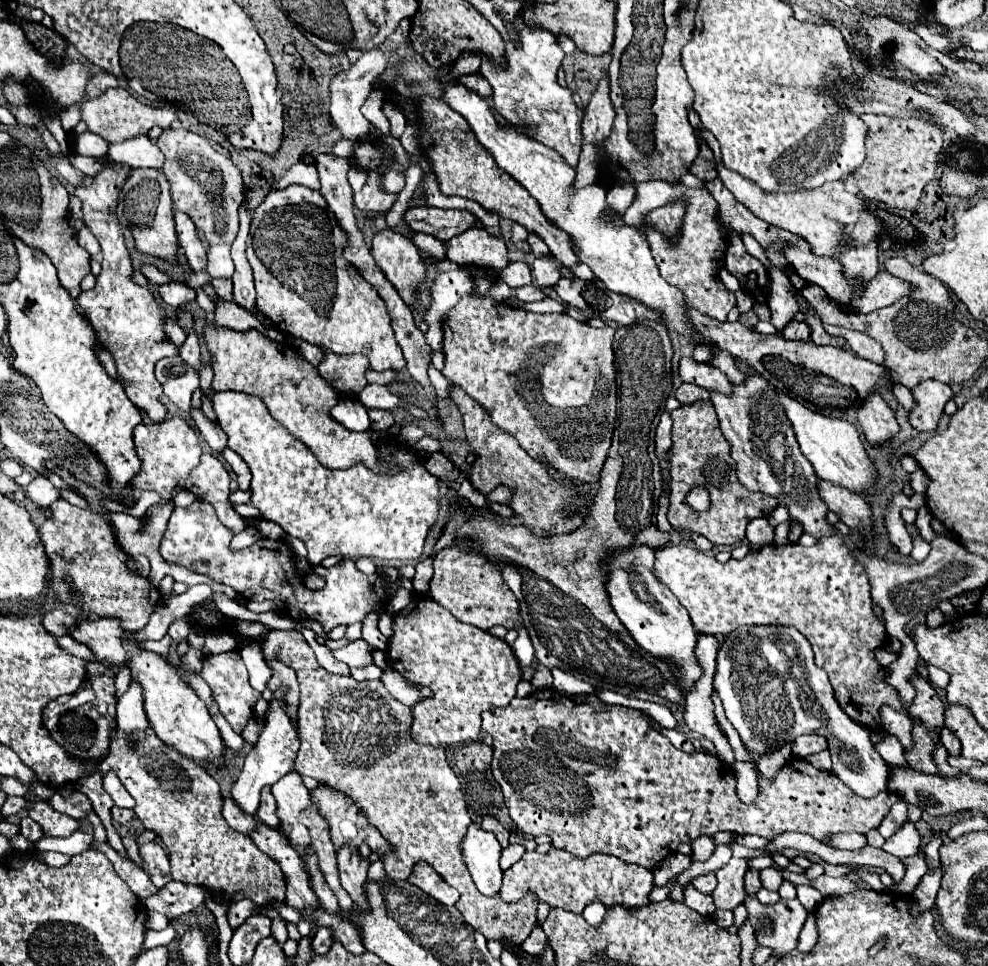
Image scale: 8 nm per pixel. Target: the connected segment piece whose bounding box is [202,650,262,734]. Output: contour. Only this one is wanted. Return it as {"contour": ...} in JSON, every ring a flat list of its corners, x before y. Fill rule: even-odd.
{"contour":[[230,650,224,654,216,654,210,658,204,658,204,668,202,668,202,678,210,684,212,692,214,692,214,700,218,702,218,710,220,714,224,714,224,718,230,722,232,730,236,734,242,734,248,718,252,716,252,706,254,702,262,696,260,692,256,692,250,682,248,682,248,670,240,658,238,650]]}

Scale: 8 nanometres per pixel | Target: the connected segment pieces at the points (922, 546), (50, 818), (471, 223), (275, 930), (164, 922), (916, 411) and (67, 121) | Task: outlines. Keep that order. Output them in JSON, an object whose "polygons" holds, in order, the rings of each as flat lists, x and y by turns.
{"polygons":[[[914,538,912,542,913,549,910,556,916,560,916,562,922,562,922,560,928,556,928,552,930,552,930,544,924,542,922,538]],[[28,794,26,798,32,802,32,810,28,810,30,818,34,818,40,824,44,838,48,838,48,836,68,838,68,836,72,836,74,832,80,830,80,826,82,826,80,820,76,820,68,814,60,814,60,812,52,810,42,798,38,798,34,794]],[[410,208,406,222,416,232,426,232,438,240,450,240,470,228,484,228,482,222,466,210,442,210,442,208]],[[280,916,272,918,272,938,282,946,288,940,288,932,286,932,286,920,282,920]],[[150,912,146,926,148,926,150,930,164,930,164,928,168,926,168,922,170,922,170,920,168,920,164,914,160,914,160,912]],[[924,380,918,386,910,388,916,406,908,412,910,424,920,432,932,432,938,426,944,404,954,398,954,392,948,384,936,380]],[[72,104,70,108,66,108,62,114,62,126,66,132,70,132,72,128,76,128,76,124,80,122,80,104]]]}

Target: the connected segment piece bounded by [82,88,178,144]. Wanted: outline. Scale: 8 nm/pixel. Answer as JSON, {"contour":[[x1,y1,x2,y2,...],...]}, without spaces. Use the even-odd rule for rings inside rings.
{"contour":[[108,88,102,96,82,102,82,120,88,124,90,132,96,132,98,136,102,136,106,142,112,144,112,142,128,140,130,136,146,134,154,126,174,128,178,122,178,116,168,108,154,108,154,106,140,104,124,88]]}

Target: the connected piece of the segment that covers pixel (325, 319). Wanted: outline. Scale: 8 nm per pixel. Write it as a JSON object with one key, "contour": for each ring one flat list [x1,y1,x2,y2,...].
{"contour":[[288,186,284,190,268,192,266,200,254,210,254,218,250,222,250,240,246,248,246,256,250,258,250,266,254,270,258,308,284,334,292,334,314,346,322,344,336,354,364,354,370,358,372,370,394,368,400,372,404,370,406,360,390,328,386,306,374,288,370,288,370,284,358,276,358,270,350,268,350,264,346,264,346,260,340,256,344,246,346,236,338,232,334,216,330,216,330,210,326,208,320,192,306,186]]}

